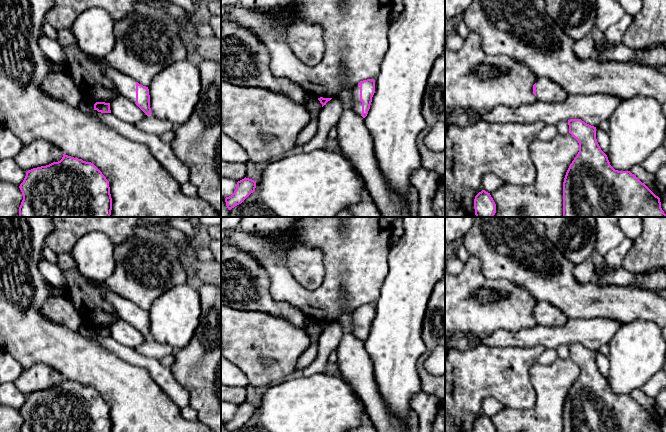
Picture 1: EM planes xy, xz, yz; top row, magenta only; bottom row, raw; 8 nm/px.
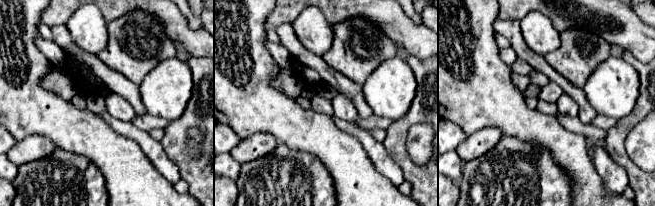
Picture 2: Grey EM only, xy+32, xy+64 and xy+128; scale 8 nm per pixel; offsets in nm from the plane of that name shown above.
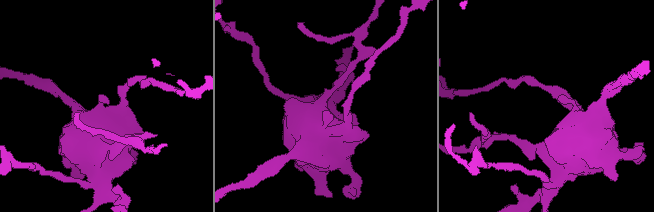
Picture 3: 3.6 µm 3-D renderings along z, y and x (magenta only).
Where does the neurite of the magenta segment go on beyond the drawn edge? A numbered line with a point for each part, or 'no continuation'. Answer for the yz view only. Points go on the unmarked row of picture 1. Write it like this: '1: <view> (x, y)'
1: yz (546, 314)

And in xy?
1: xy (126, 310)

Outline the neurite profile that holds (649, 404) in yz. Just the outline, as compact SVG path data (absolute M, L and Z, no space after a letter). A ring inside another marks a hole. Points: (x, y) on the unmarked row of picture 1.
M641 388L633 390L629 395L660 422L665 413L661 411L655 399L648 397Z

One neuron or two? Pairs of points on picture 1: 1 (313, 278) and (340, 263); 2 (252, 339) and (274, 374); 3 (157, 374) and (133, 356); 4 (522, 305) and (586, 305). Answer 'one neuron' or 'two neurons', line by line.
1: two neurons
2: one neuron
3: one neuron
4: two neurons

